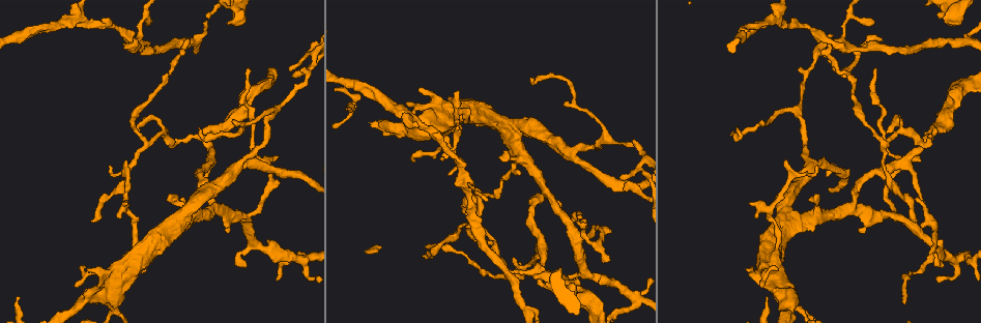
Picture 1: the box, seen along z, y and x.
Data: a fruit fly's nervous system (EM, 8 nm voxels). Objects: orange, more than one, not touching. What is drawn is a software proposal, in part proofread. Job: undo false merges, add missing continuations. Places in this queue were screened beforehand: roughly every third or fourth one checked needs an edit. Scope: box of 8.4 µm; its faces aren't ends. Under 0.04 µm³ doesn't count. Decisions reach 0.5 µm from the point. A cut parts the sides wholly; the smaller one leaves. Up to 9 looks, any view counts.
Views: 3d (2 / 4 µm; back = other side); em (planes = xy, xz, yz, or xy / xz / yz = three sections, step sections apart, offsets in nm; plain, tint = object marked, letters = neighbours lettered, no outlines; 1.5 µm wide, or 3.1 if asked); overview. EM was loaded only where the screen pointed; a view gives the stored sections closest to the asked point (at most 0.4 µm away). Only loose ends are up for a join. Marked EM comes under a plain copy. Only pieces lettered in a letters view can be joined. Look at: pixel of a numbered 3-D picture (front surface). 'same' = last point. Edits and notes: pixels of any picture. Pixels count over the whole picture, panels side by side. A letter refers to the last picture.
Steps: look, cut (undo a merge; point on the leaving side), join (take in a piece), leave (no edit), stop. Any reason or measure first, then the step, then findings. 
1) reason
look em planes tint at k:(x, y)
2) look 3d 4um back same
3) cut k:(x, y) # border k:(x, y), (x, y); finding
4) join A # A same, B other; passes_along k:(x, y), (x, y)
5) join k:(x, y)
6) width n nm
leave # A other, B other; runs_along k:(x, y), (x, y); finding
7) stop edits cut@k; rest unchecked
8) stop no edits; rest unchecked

thin end
look 3d 2um back at 1:(198, 133)

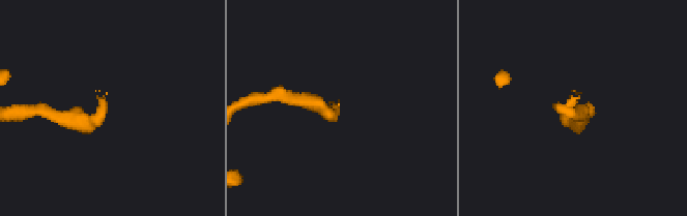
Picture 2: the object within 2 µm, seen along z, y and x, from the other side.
now the EM
look em planes letters at 2:(336, 119)

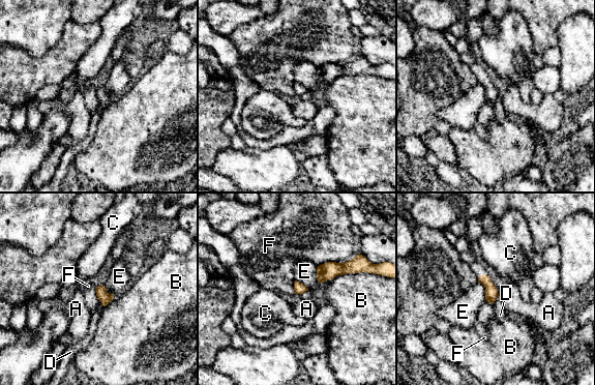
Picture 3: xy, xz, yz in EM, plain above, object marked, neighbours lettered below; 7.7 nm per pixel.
width 90 nm
leave # A other, B other, C other, D other, E other, F other; no lettered piece goes on from it

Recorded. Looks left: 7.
abrupt turn
look 3d 4um at 1:(890, 216)

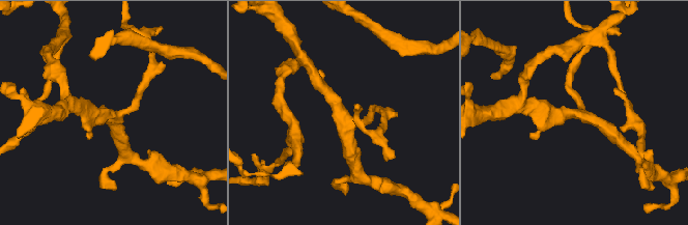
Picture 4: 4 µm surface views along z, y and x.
arms 3
look em yz step 8 tint at 4:(110, 114)

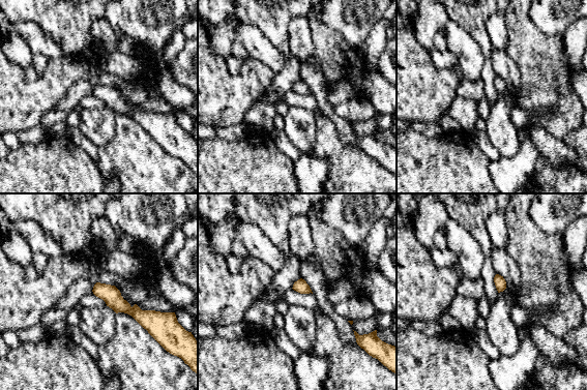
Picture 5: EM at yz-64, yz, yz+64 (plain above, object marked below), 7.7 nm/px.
what lies round it
look em yz step 8 letters same

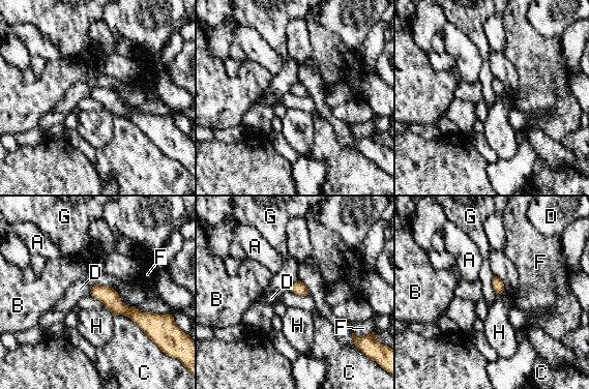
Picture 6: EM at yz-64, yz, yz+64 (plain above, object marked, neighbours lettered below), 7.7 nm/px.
leave # A other, B other, C other, D other, F other, G other, H other; border 6:(104, 307), (114, 316); all the same neuron

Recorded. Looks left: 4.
a fork
look em planes letters at 1:(471, 113)

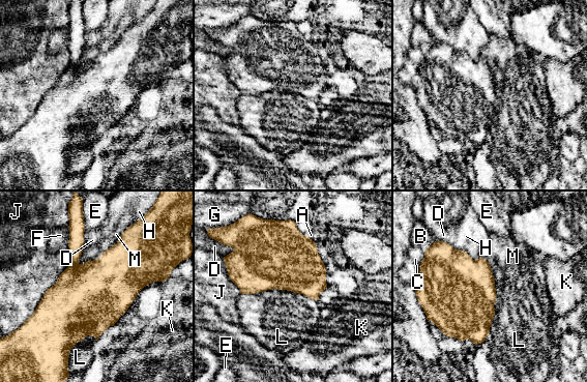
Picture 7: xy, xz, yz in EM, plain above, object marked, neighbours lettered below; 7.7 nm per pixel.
longest_contact J 500 nm
leave # A other, B other, C other, D other, E other, F other, G other, H other, J other, K other, L other, M other; border 7:(231, 245), (232, 251), (224, 257); all the same neuron

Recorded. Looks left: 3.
branch stops here
look em planes letters at 1:(169, 195)

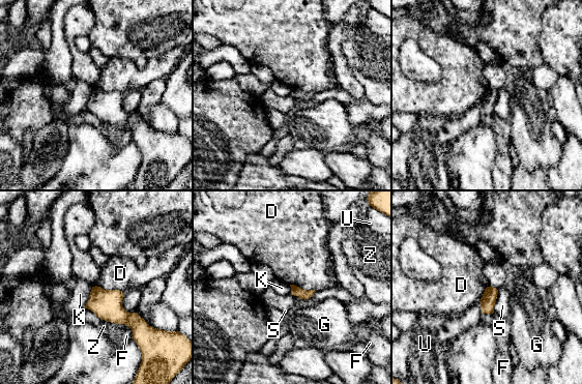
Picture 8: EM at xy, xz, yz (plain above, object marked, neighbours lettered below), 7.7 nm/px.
leave # D other, F other, G other, K other, S other, U other, Z other; border 8:(92, 287), (85, 306); none of them fits

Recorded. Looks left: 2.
stop no edits; rest unchecked

